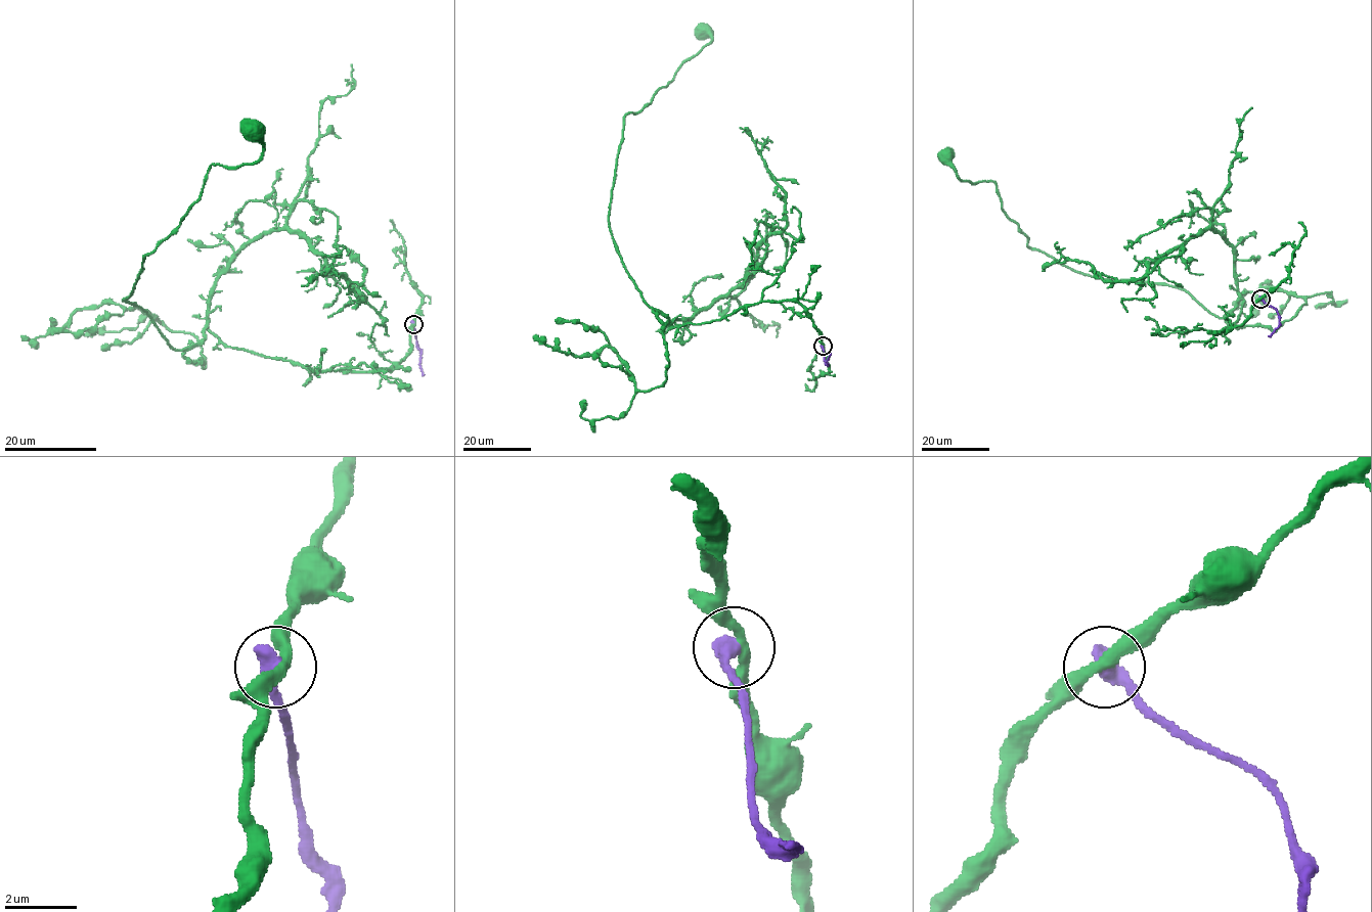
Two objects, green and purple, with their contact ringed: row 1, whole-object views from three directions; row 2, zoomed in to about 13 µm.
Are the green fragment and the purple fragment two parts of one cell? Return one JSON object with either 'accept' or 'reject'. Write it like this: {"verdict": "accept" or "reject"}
{"verdict": "reject"}

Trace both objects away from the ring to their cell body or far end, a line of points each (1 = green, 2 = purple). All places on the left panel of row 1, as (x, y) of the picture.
1: (413, 324), (392, 366), (309, 370), (207, 324), (175, 350), (123, 300), (212, 165), (260, 157), (252, 130)
2: (413, 324), (421, 371), (425, 374)

